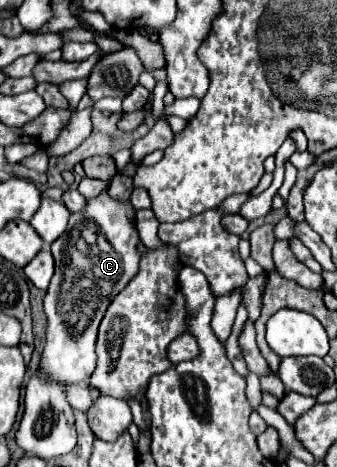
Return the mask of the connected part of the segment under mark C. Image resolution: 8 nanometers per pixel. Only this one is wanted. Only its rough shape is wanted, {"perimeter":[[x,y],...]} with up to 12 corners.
{"perimeter":[[107,192],[51,244],[39,378],[87,382],[139,270],[135,208]]}

